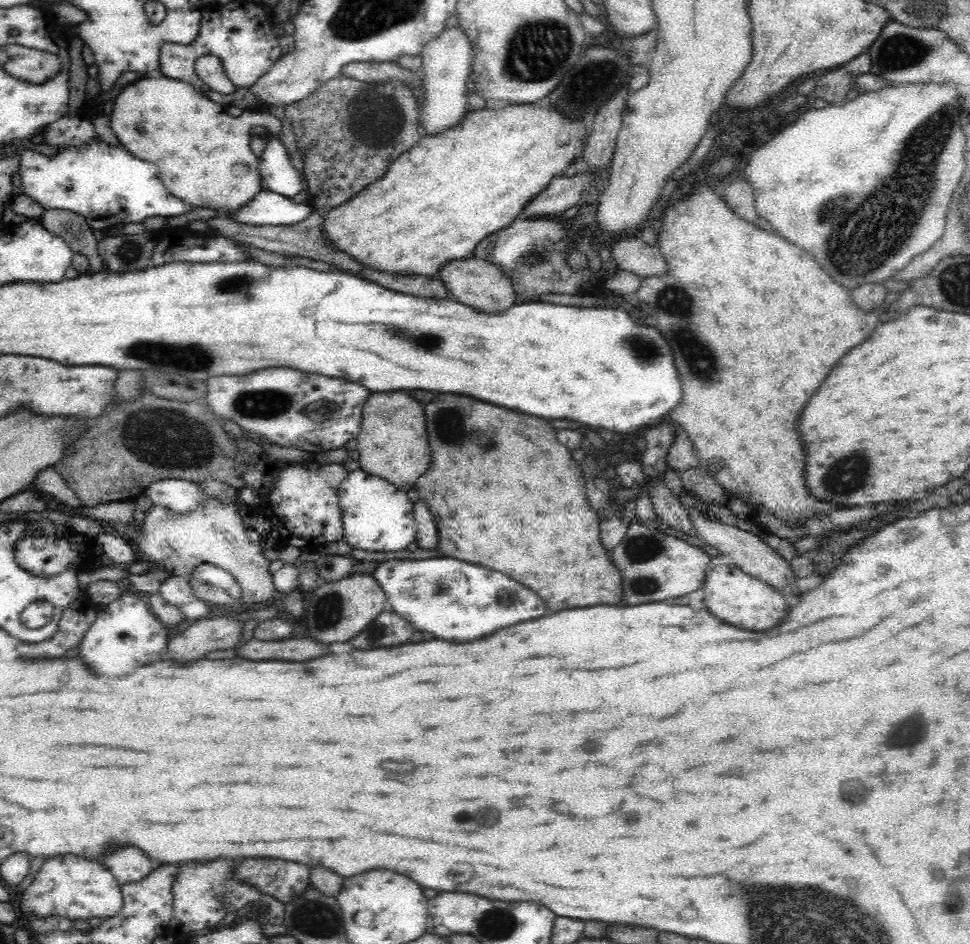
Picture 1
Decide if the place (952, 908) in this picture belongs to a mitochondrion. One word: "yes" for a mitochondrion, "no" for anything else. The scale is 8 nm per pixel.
yes

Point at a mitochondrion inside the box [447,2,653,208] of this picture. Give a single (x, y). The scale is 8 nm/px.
(532, 48)

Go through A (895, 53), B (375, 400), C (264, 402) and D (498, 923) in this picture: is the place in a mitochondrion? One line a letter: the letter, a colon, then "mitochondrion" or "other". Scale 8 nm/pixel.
A: mitochondrion
B: other
C: mitochondrion
D: mitochondrion

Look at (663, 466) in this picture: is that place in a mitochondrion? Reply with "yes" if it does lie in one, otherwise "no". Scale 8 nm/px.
no

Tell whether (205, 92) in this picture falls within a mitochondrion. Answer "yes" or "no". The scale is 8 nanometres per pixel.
no

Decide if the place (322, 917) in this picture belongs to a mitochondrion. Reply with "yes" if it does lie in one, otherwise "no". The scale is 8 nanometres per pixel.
yes

